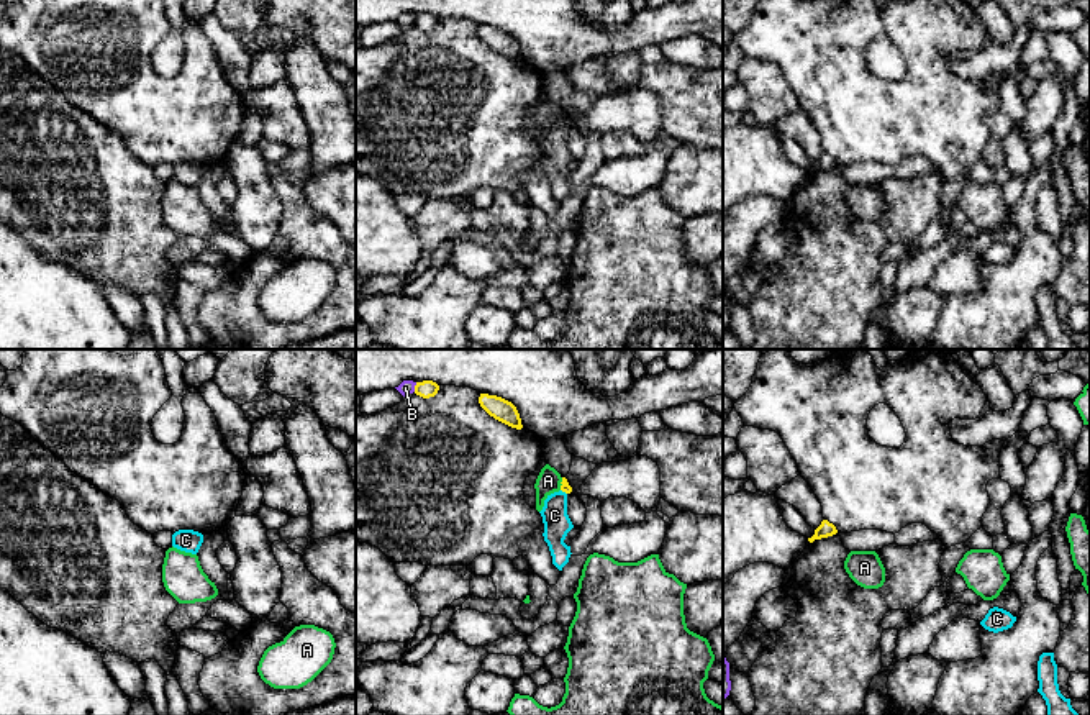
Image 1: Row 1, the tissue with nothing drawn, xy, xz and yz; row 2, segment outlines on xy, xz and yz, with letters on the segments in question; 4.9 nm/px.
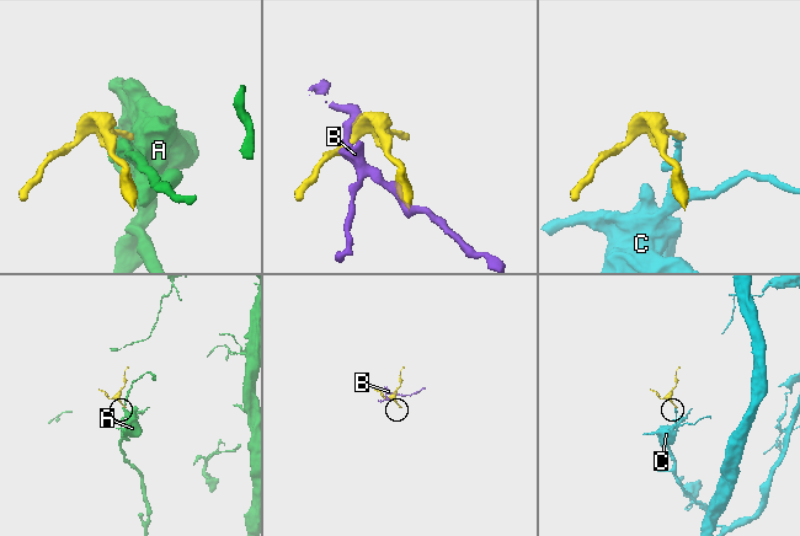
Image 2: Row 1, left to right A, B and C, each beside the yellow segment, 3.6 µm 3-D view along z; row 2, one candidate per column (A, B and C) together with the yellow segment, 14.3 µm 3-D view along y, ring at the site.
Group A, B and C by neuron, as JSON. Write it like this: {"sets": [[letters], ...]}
{"sets": [["A"], ["B"], ["C"]]}

